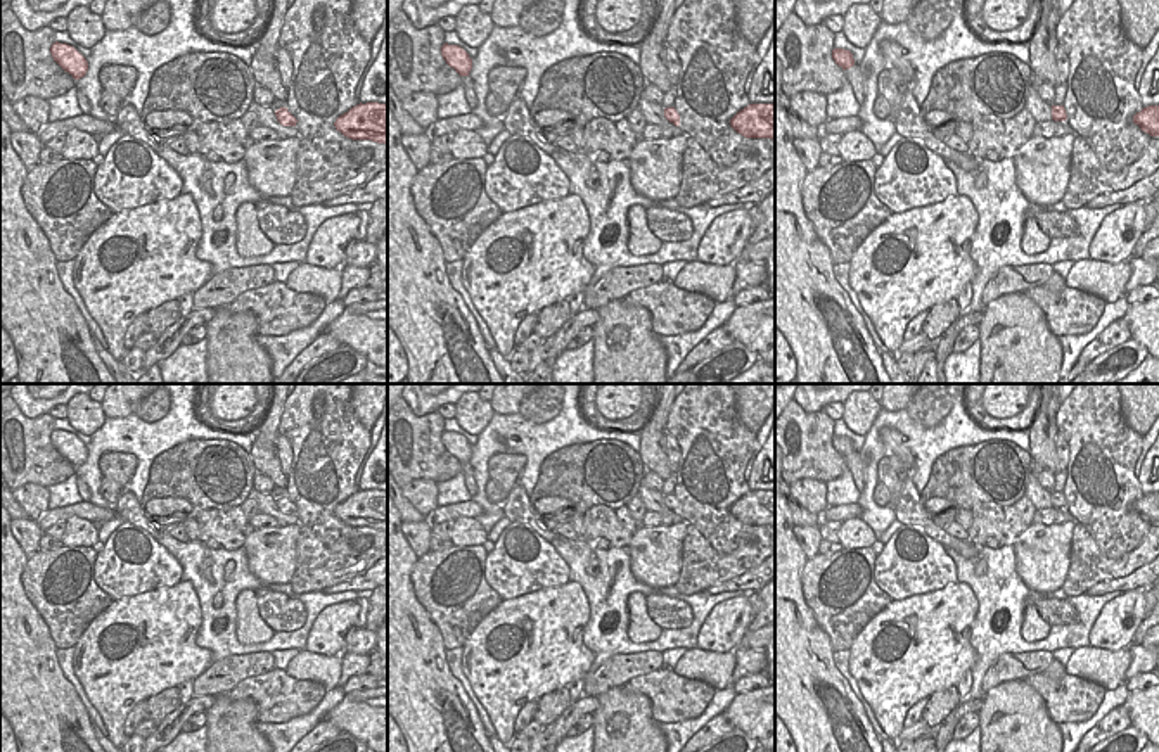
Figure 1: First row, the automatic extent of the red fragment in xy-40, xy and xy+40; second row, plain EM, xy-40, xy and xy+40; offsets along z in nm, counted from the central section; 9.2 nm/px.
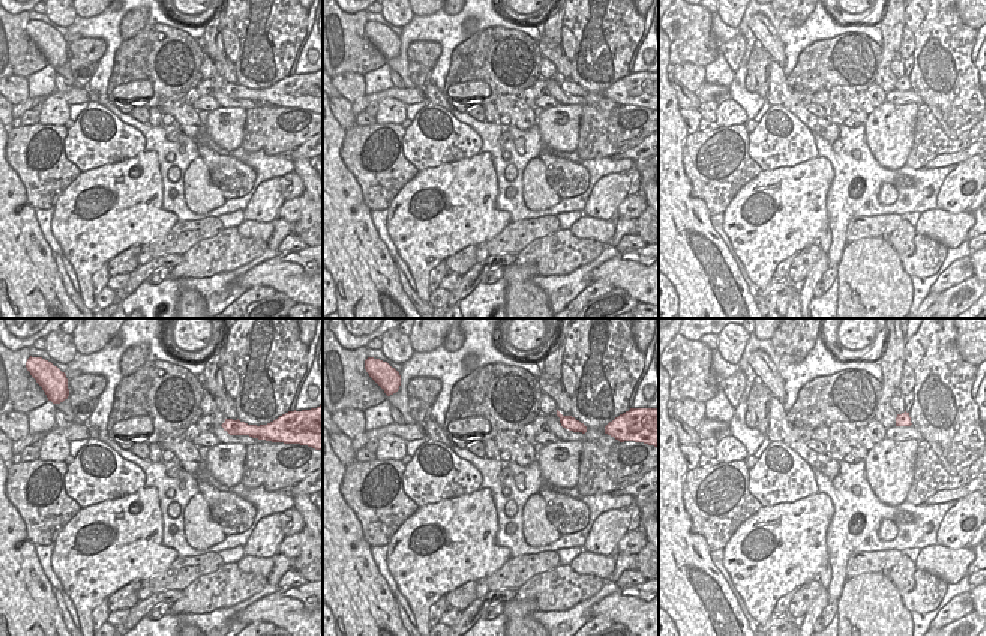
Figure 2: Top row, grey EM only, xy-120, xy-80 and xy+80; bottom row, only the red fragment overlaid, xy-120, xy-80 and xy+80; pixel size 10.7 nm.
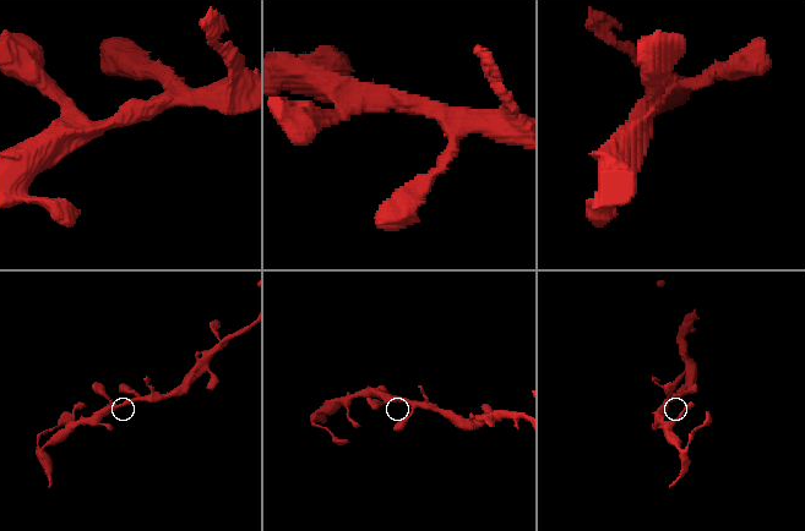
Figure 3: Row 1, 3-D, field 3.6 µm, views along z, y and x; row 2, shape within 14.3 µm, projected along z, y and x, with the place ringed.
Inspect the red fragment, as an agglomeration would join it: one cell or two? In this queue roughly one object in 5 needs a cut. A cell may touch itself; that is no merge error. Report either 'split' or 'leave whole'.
leave whole

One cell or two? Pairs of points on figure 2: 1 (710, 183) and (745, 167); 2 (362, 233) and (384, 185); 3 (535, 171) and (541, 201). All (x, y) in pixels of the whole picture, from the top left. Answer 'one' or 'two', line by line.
1: one
2: two
3: one

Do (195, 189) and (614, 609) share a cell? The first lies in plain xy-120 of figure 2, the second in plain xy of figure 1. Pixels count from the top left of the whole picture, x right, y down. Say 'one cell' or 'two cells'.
two cells

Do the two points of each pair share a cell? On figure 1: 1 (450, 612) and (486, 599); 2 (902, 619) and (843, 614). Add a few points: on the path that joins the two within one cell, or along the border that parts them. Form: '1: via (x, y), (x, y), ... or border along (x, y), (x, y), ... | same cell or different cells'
1: via (459, 609), (478, 599) | same cell
2: border along (893, 600), (864, 628), (848, 649) | different cells

